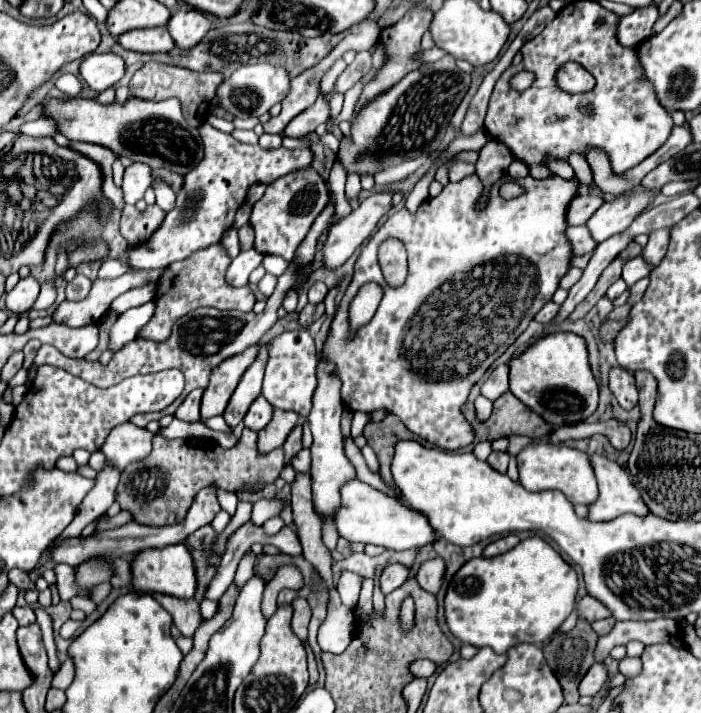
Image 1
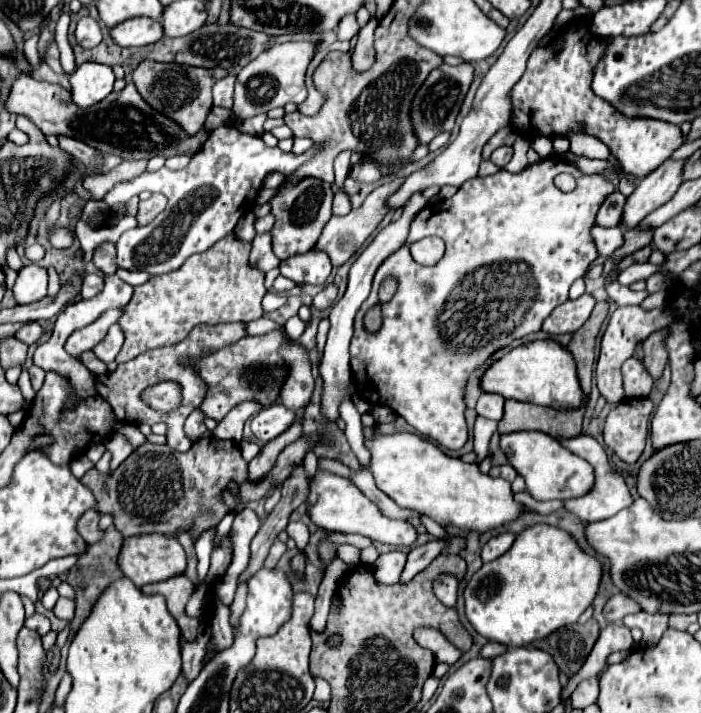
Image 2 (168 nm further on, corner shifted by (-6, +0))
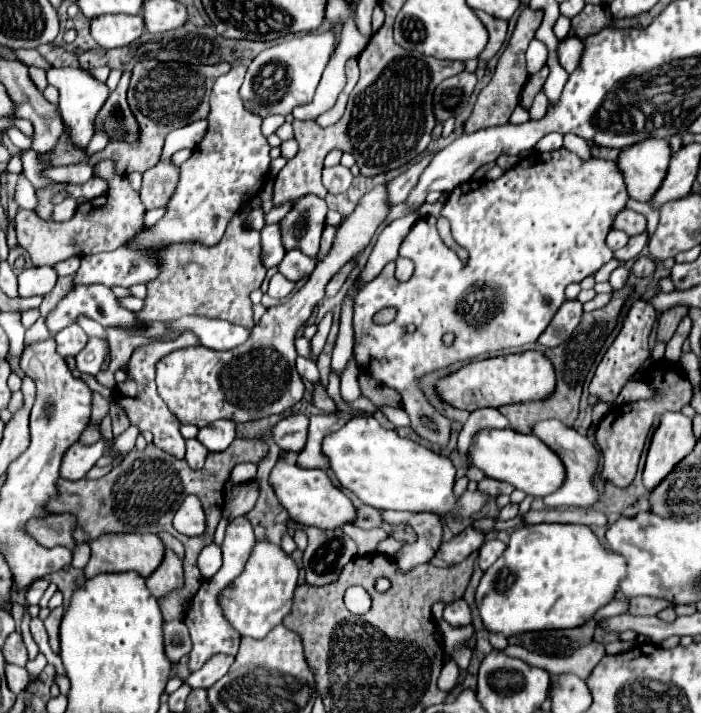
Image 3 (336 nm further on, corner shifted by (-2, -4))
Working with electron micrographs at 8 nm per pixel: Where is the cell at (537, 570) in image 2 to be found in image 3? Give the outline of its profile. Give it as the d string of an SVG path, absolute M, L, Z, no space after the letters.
M526 524L512 532L506 552L484 572L474 602L490 634L502 632L510 638L524 632L576 628L614 598L624 576L624 558L606 550L588 526Z

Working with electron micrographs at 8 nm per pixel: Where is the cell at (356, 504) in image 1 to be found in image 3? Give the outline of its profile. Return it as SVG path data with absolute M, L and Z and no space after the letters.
M280 460L270 472L270 484L278 496L278 502L288 510L290 518L300 526L314 526L320 530L334 530L342 528L344 524L356 522L356 508L350 498L332 484L324 470L304 470L292 464L292 460Z

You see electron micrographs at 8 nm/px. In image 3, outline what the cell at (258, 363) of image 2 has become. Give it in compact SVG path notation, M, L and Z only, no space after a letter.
M374 186L358 202L356 210L342 222L330 254L318 262L308 282L280 306L268 308L254 326L246 344L226 352L214 352L202 346L180 348L156 364L158 394L182 424L196 424L202 428L220 418L230 418L234 422L260 420L292 408L302 398L304 384L296 370L296 330L308 320L312 308L324 298L328 280L372 240L388 210L386 188Z

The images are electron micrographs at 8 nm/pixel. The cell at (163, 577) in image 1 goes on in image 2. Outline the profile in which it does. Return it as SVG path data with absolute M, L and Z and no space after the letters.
M142 534L134 538L124 538L118 554L118 568L126 578L130 578L138 588L142 588L144 584L168 580L170 576L182 574L186 570L186 554L174 536Z

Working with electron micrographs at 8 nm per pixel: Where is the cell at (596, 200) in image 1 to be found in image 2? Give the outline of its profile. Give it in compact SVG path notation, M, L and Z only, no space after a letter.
M614 192L606 198L606 202L602 204L602 208L598 210L596 216L596 224L598 226L620 226L622 224L622 210L624 210L626 198L620 192Z

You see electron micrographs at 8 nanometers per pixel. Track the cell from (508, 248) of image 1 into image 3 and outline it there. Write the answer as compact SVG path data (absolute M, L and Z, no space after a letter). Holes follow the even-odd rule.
M560 148L560 150L554 150L554 152L530 152L530 154L528 154L526 158L522 158L514 168L506 170L504 176L500 176L498 180L468 180L468 182L460 184L458 188L454 188L454 190L450 192L448 202L446 202L444 208L442 208L442 216L450 220L452 236L454 236L456 244L462 246L462 248L468 252L468 260L462 262L462 260L458 258L458 254L456 254L454 250L450 250L450 248L442 242L442 238L438 236L438 230L436 230L436 218L434 218L434 216L424 216L424 218L420 218L420 220L412 226L410 234L404 238L404 242L402 242L402 246L400 246L400 256L410 258L410 260L414 262L414 274L412 274L412 278L410 278L408 282L398 282L396 276L394 276L396 264L394 264L394 262L388 262L388 264L382 268L382 272L380 272L372 282L368 282L368 284L360 290L360 294L356 296L356 304L354 304L354 322L352 322L352 324L354 324L354 358L356 358L358 366L360 366L360 370L362 370L362 372L368 372L374 380L386 384L388 388L398 390L398 392L402 394L402 408L404 408L406 414L410 416L410 426L412 426L412 430L414 430L420 438L424 438L424 440L428 440L428 442L432 442L432 444L444 448L444 446L450 442L450 424L452 424L452 420L446 418L444 414L440 414L440 412L430 404L430 400L424 396L424 392L422 392L422 388L420 388L420 378L426 376L426 374L430 374L430 372L448 368L448 366L452 366L452 364L456 364L456 362L474 360L474 358L478 358L478 356L482 356L482 354L488 354L488 352L498 352L498 350L516 348L516 346L524 346L524 344L536 342L538 336L540 336L540 334L546 330L546 326L550 324L550 320L552 320L552 316L556 314L556 310L558 310L558 308L562 306L562 302L566 300L566 298L564 298L564 288L566 288L568 284L572 284L572 282L582 282L582 280L584 280L586 276L590 276L590 274L596 274L606 262L612 260L612 250L606 246L604 238L606 238L606 234L608 234L608 230L610 230L610 226L612 226L614 216L626 206L626 200L628 200L626 184L624 184L624 178L622 178L622 174L620 174L620 170L616 168L616 162L598 160L598 158L582 160L582 158L578 158L576 154L568 152L566 148ZM386 306L398 308L396 318L394 318L390 324L376 324L376 322L372 320L374 314L376 314L378 310L386 308ZM406 324L414 324L416 330L414 330L412 334L406 334L406 332L404 332L404 326L406 326ZM448 332L454 334L454 342L452 342L450 346L446 346L444 340L442 340L444 334L448 334ZM422 414L426 414L426 416L430 416L430 418L436 420L436 424L438 424L438 432L436 432L436 434L430 432L430 430L426 430L426 428L422 426L422 422L420 422L420 416L422 416Z

